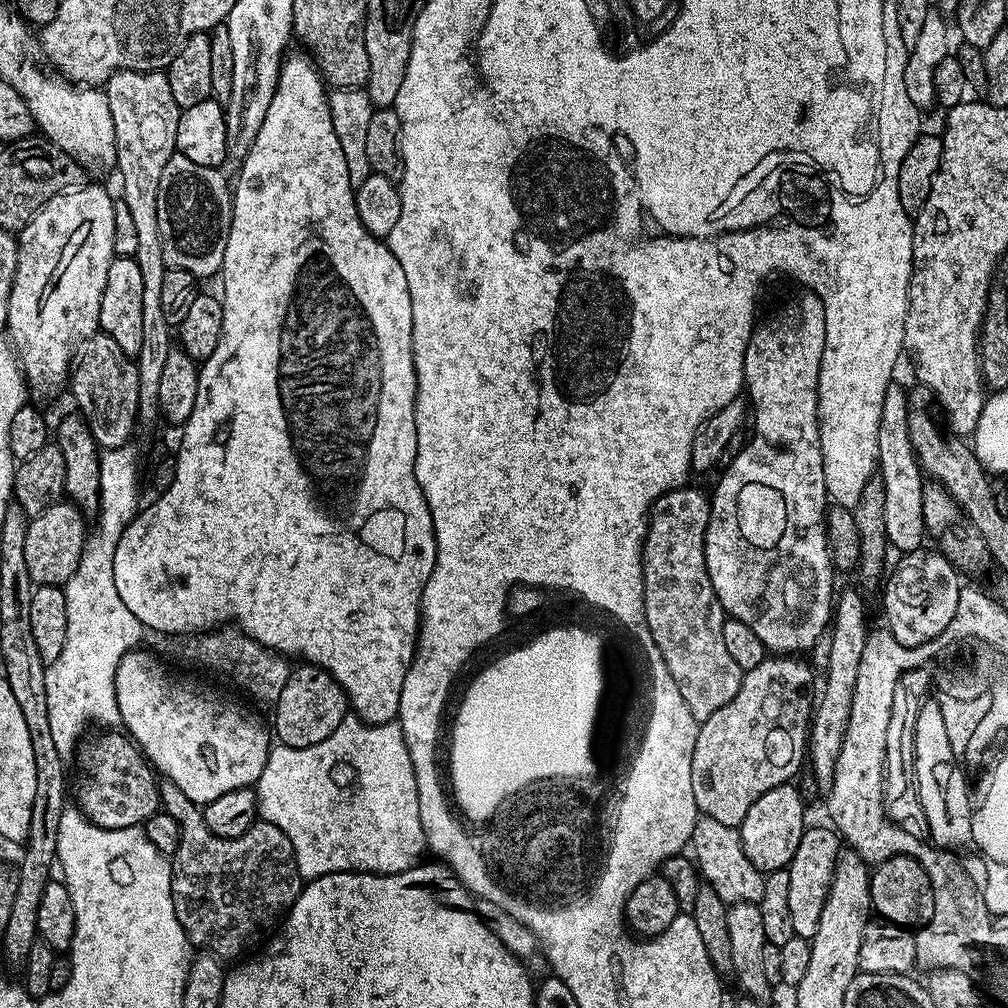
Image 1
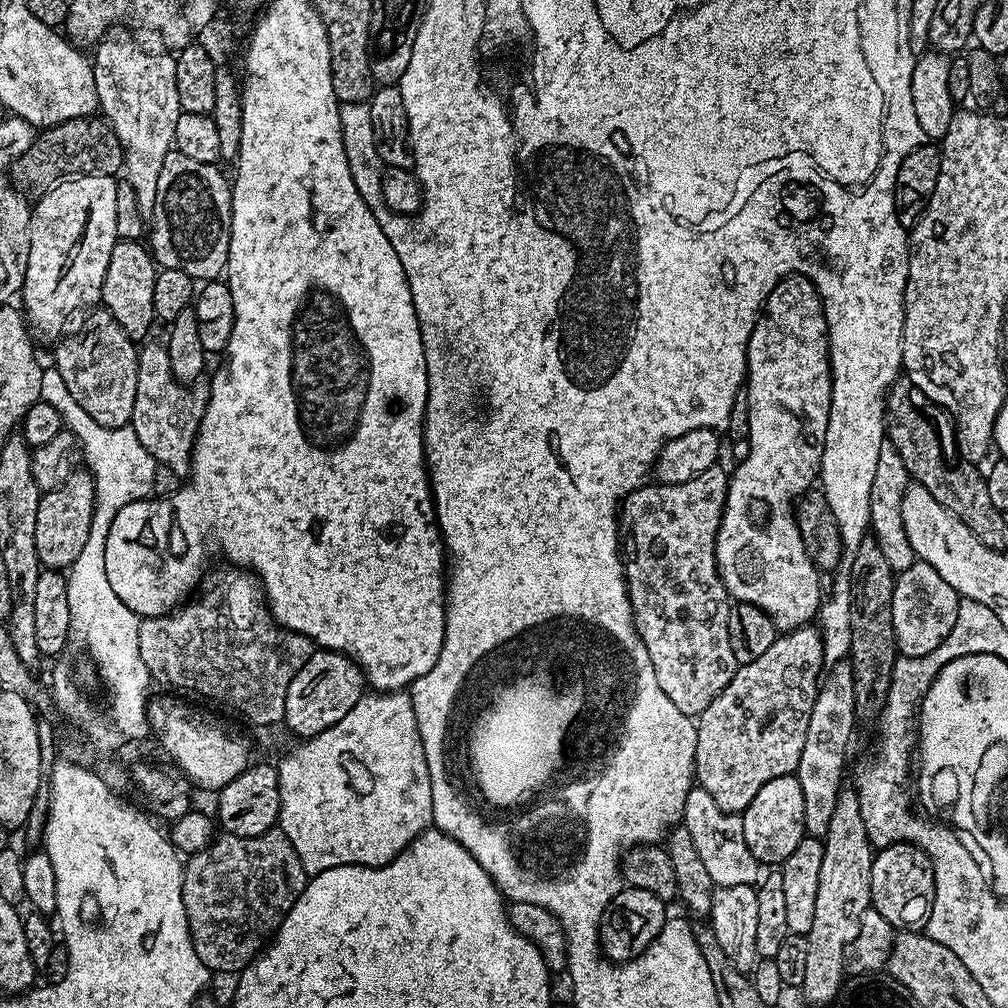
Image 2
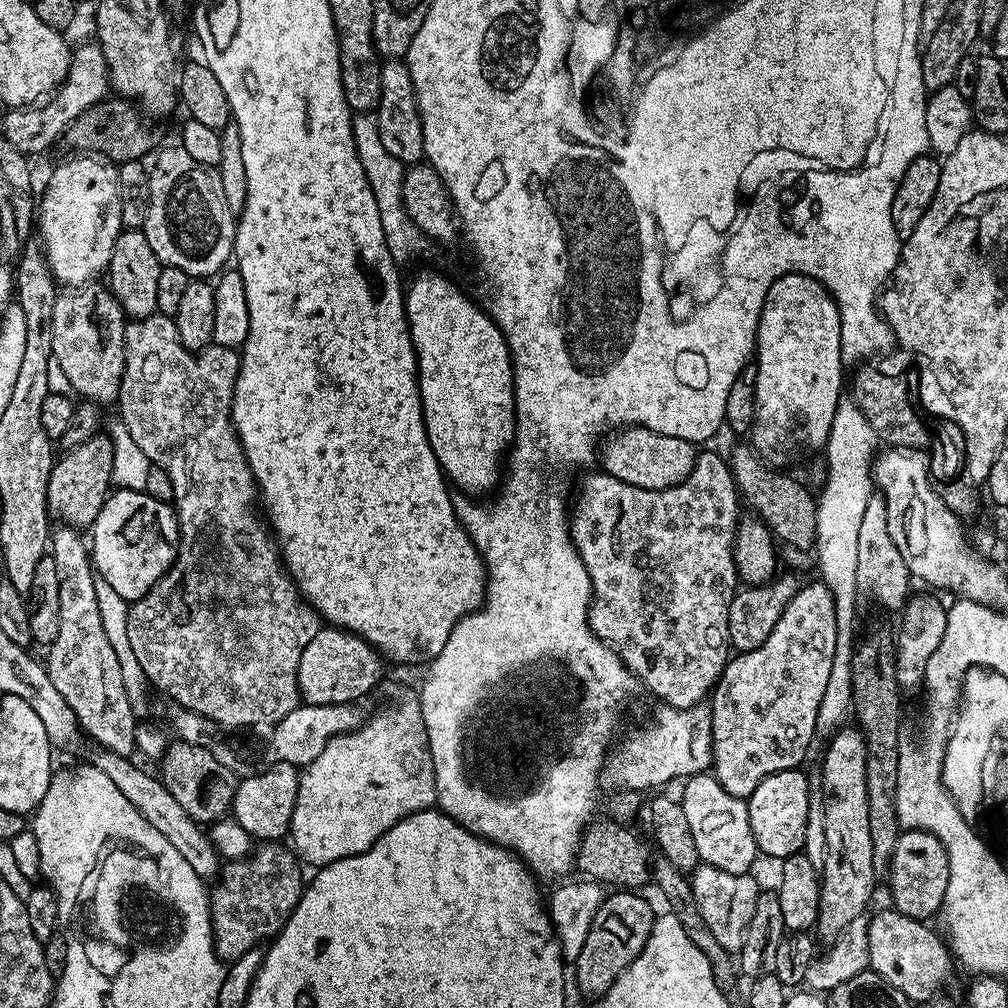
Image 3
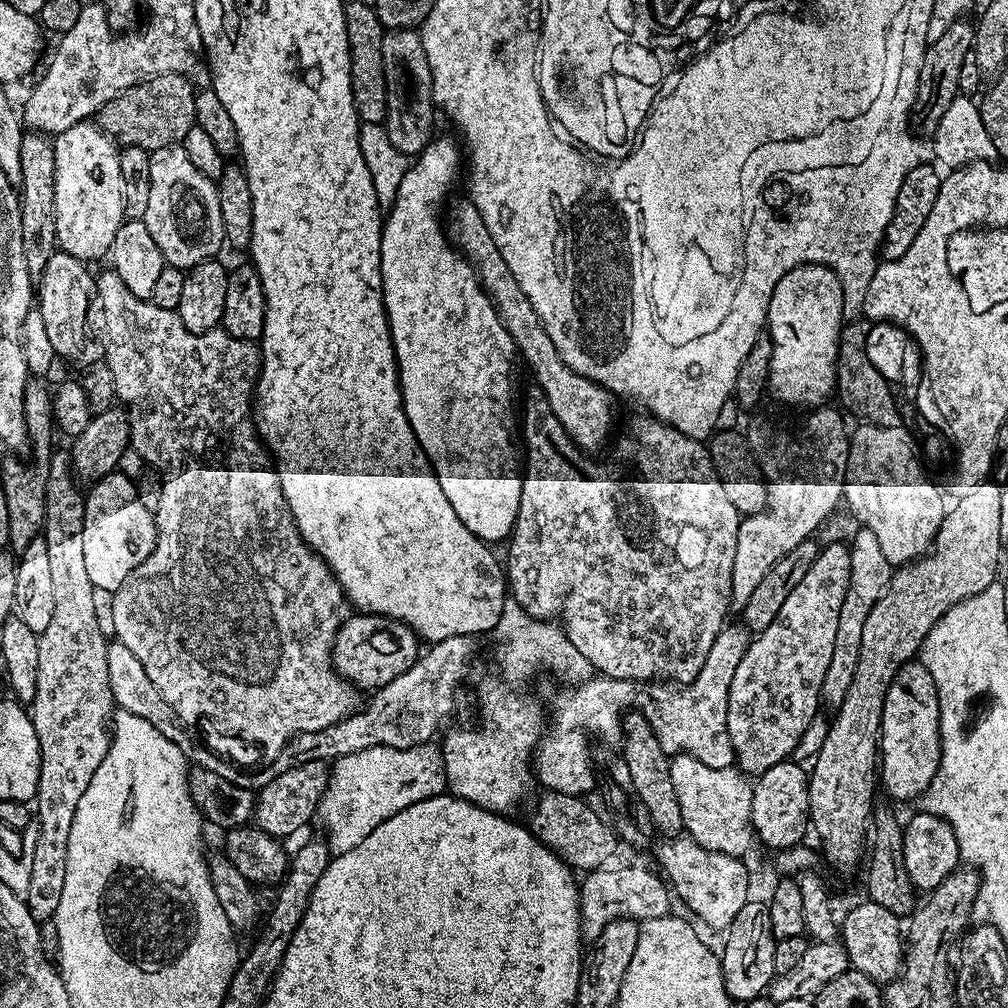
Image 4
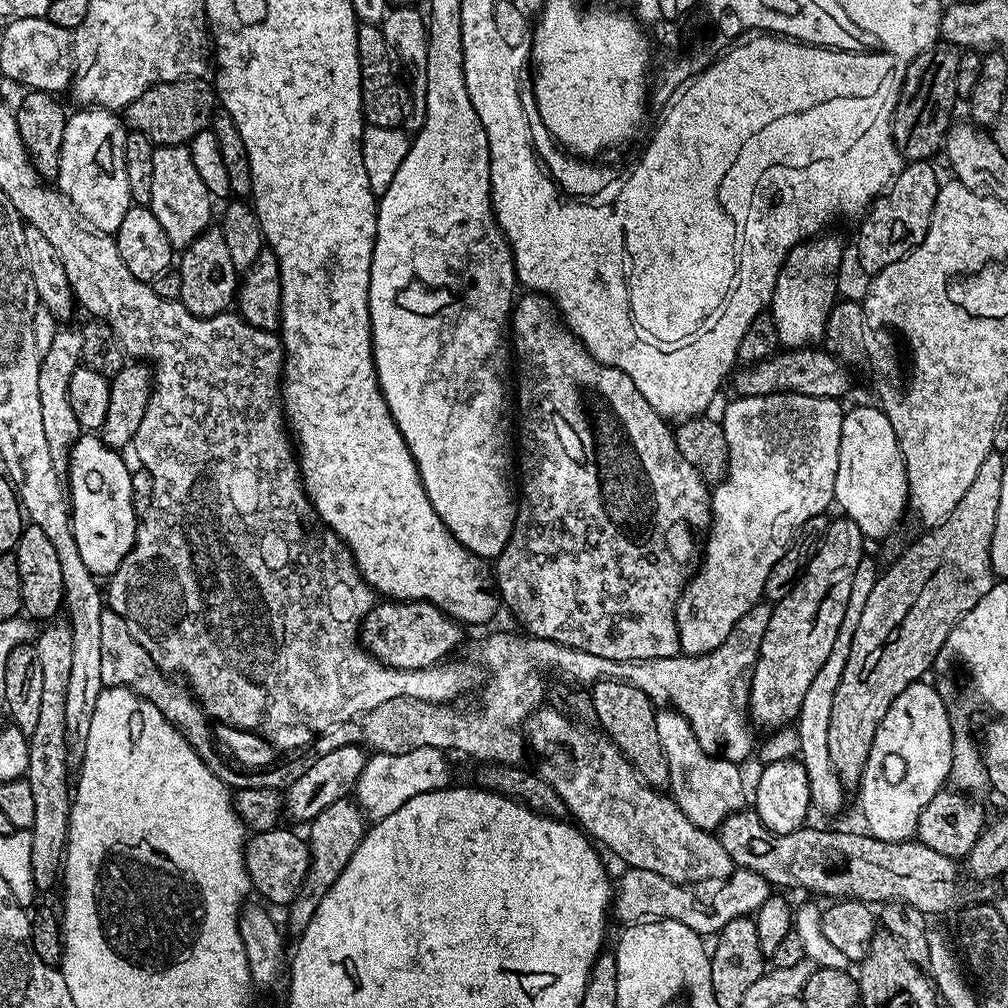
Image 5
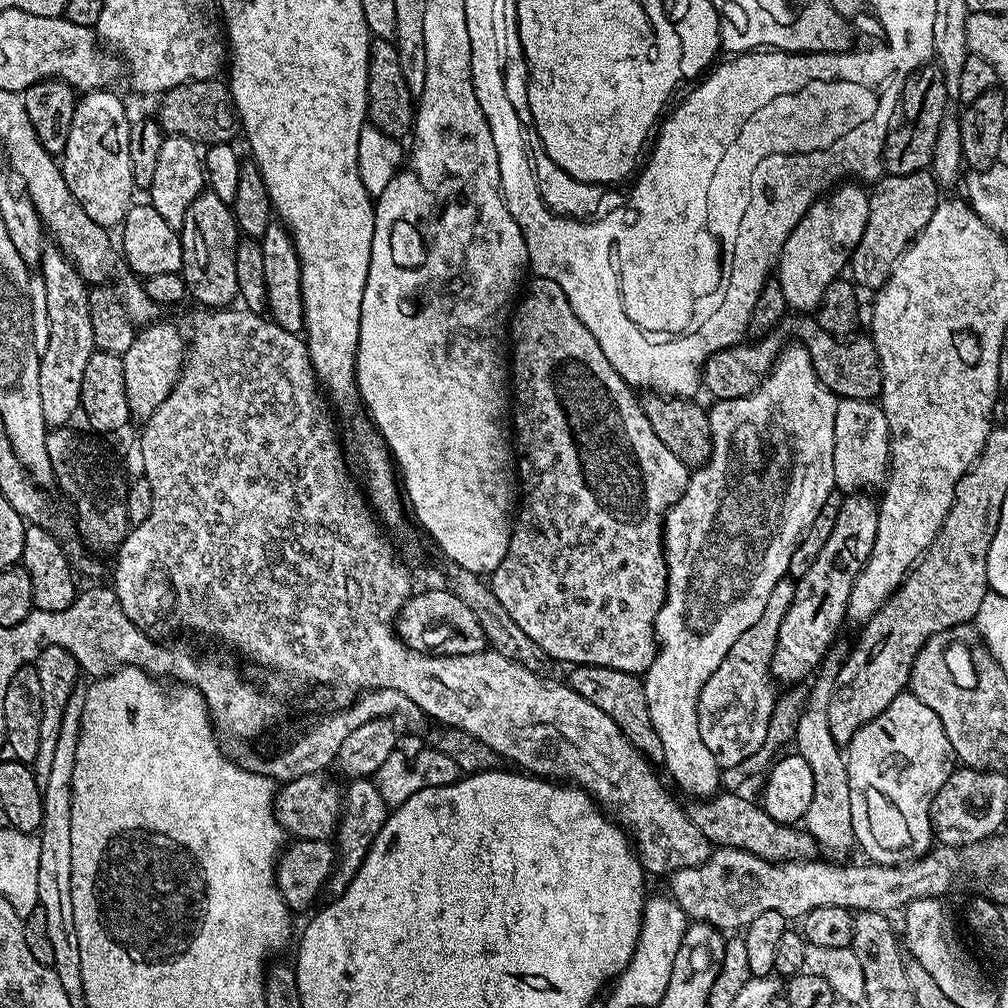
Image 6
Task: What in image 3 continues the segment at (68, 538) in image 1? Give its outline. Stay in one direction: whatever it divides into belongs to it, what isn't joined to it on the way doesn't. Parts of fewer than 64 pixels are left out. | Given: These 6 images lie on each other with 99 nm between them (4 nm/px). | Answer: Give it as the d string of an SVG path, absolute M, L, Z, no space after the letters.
M97 434L89 438L86 442L82 442L82 446L74 446L67 449L63 453L64 457L57 459L53 463L50 470L50 478L48 479L48 489L46 490L46 498L48 499L48 510L53 517L60 519L61 525L74 528L77 530L91 529L92 523L98 518L98 510L102 510L102 506L110 493L113 491L111 470L113 467L114 450L112 443L107 435Z

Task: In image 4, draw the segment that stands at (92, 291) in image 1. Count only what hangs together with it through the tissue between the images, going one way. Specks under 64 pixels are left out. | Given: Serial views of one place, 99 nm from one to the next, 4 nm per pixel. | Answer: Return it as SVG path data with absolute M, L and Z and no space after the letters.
M92 122L70 126L70 130L55 133L54 166L54 210L59 251L69 252L85 262L93 262L99 256L107 257L112 251L114 234L118 234L126 219L116 141Z

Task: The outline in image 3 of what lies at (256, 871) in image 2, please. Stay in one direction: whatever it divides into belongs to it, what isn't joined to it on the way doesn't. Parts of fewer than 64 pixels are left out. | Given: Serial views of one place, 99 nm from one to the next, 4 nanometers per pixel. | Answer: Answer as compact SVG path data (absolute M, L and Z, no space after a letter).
M264 842L253 847L252 853L241 860L229 860L221 867L216 885L210 888L210 907L212 909L212 944L220 960L231 962L242 958L246 950L259 948L271 941L284 923L292 916L300 893L306 887L305 877L300 877L301 861L291 847L280 842Z

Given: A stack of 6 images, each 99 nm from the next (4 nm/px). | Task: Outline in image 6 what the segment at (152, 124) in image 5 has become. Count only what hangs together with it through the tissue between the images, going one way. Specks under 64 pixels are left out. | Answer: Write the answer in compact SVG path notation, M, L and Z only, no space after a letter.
M223 79L187 80L174 86L159 97L160 105L154 112L154 118L160 128L169 136L185 136L198 146L209 144L227 144L235 141L241 131L240 115L236 113L236 104L232 100L232 89Z

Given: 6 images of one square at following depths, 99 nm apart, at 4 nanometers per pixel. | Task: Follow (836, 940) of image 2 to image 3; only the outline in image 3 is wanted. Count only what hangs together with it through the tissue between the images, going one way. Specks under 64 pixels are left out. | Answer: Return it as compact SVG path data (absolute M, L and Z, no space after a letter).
M844 726L827 741L824 761L820 764L820 788L824 798L824 829L826 830L826 862L820 879L820 909L814 929L815 935L825 942L831 942L854 922L854 918L865 915L864 907L872 896L878 873L874 868L873 843L869 833L869 807L866 796L866 742L856 726Z

